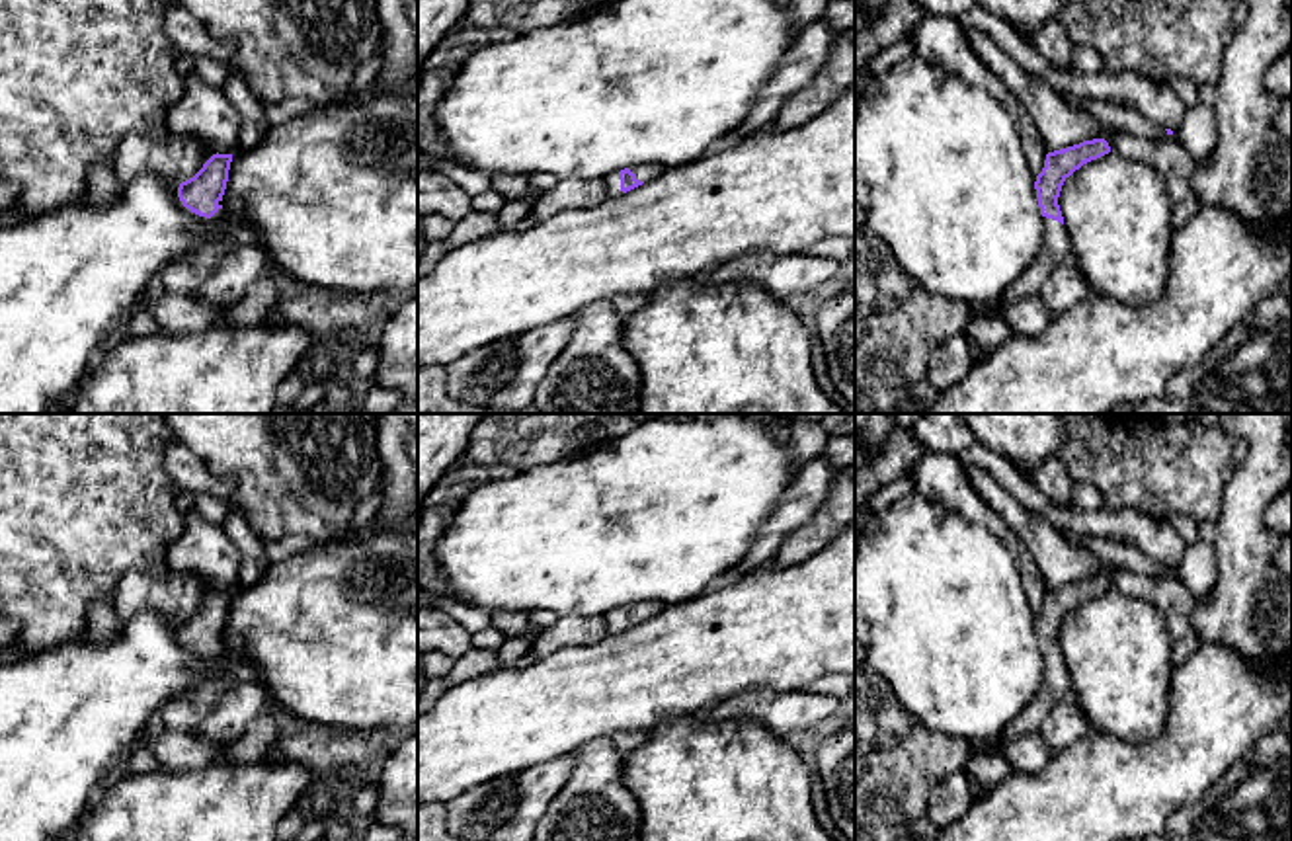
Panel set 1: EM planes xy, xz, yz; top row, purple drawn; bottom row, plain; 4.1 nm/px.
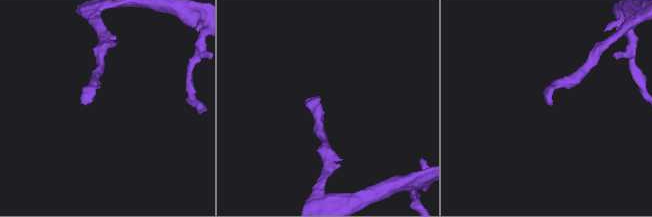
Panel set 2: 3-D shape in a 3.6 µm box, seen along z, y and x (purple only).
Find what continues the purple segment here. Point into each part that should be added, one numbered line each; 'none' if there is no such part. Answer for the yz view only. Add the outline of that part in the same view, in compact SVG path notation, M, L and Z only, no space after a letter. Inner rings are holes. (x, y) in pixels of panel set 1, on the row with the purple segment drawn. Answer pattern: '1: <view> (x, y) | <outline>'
1: yz (1056, 248) | M1044 220L1044 246L1040 248L1036 260L1013 281L999 299L989 300L984 312L972 312L974 318L997 318L1003 316L1005 308L1019 299L1038 297L1040 287L1052 269L1068 260L1071 260L1071 240L1066 226L1058 220Z

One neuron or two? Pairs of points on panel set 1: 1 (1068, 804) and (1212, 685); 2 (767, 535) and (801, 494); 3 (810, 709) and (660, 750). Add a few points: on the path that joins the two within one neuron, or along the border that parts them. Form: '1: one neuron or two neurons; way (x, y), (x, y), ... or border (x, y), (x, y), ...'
1: one neuron; way (1109, 791), (1127, 791), (1191, 726)
2: one neuron; way (777, 525), (799, 504)
3: two neurons; border (711, 720), (750, 720), (781, 738)

